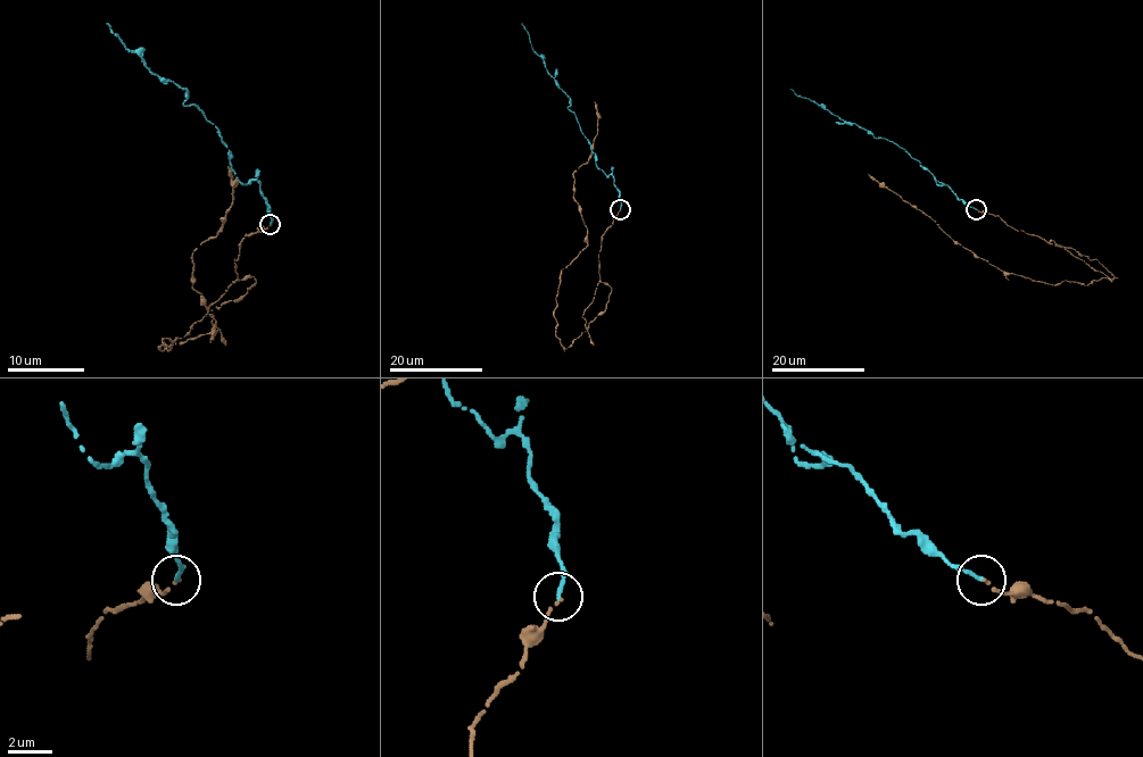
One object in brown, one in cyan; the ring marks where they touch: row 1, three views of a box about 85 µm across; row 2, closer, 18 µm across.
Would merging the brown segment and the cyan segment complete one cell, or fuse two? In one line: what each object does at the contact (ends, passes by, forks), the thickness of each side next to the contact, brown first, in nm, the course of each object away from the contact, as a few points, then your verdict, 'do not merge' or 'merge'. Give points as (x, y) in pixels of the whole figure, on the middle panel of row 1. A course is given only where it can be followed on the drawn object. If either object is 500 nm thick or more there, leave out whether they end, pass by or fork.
brown ends | cyan ends | 140/200 nm | brown via (620, 209), (598, 255), (606, 309), (564, 348), (553, 315), (587, 246), (573, 174), (595, 101) | cyan via (620, 209), (620, 192), (613, 177), (596, 164), (596, 154), (568, 108), (570, 99), (532, 49), (522, 23) | do not merge

